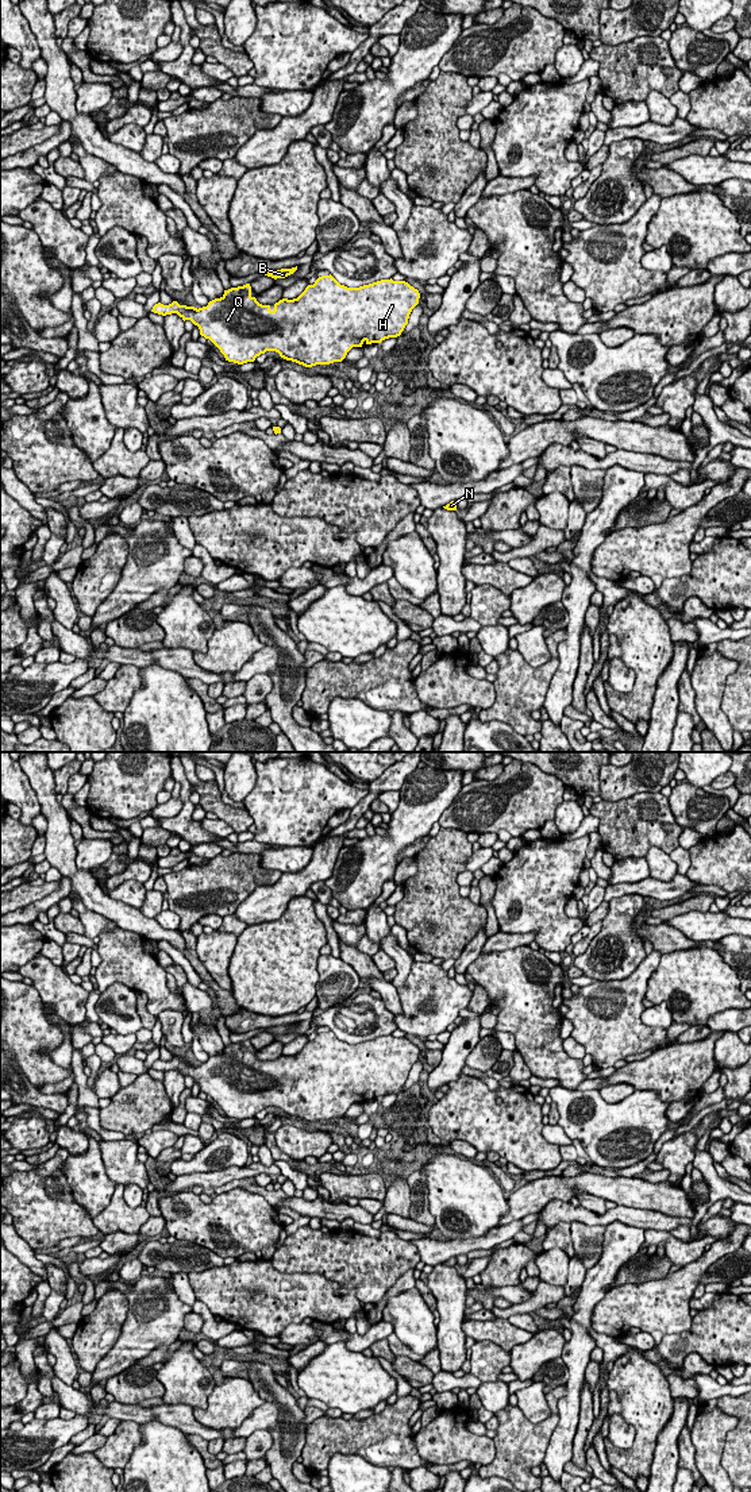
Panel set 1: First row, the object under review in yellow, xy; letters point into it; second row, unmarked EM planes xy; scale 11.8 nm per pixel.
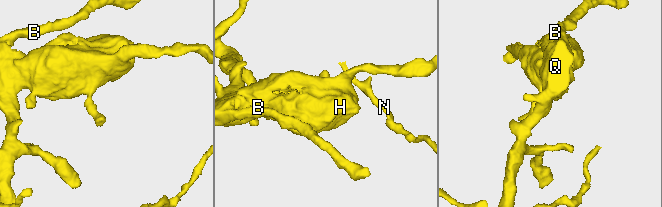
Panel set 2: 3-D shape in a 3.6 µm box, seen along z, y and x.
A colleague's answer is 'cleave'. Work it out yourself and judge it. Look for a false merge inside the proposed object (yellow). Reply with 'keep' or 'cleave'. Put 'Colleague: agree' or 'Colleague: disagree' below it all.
keep
Colleague: disagree

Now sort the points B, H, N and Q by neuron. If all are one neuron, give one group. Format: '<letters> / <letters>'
B H N Q

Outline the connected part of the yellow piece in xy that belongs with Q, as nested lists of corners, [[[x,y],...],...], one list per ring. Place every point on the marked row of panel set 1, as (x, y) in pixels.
[[[331,274],[319,277],[313,285],[293,300],[282,298],[270,305],[262,305],[251,296],[251,286],[231,288],[224,290],[220,298],[208,302],[207,307],[195,308],[180,305],[173,301],[169,305],[155,304],[151,312],[166,316],[177,313],[184,321],[190,320],[199,327],[200,335],[209,339],[224,355],[226,361],[243,365],[254,362],[257,356],[266,351],[276,351],[281,358],[296,362],[305,367],[316,365],[330,365],[342,362],[353,347],[362,347],[363,343],[381,343],[389,338],[397,338],[408,324],[412,309],[419,304],[420,293],[405,281],[381,279],[359,288],[340,285]]]

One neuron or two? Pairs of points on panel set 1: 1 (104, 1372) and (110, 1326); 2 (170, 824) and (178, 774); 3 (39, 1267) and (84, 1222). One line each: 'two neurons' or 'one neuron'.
1: two neurons
2: one neuron
3: two neurons

